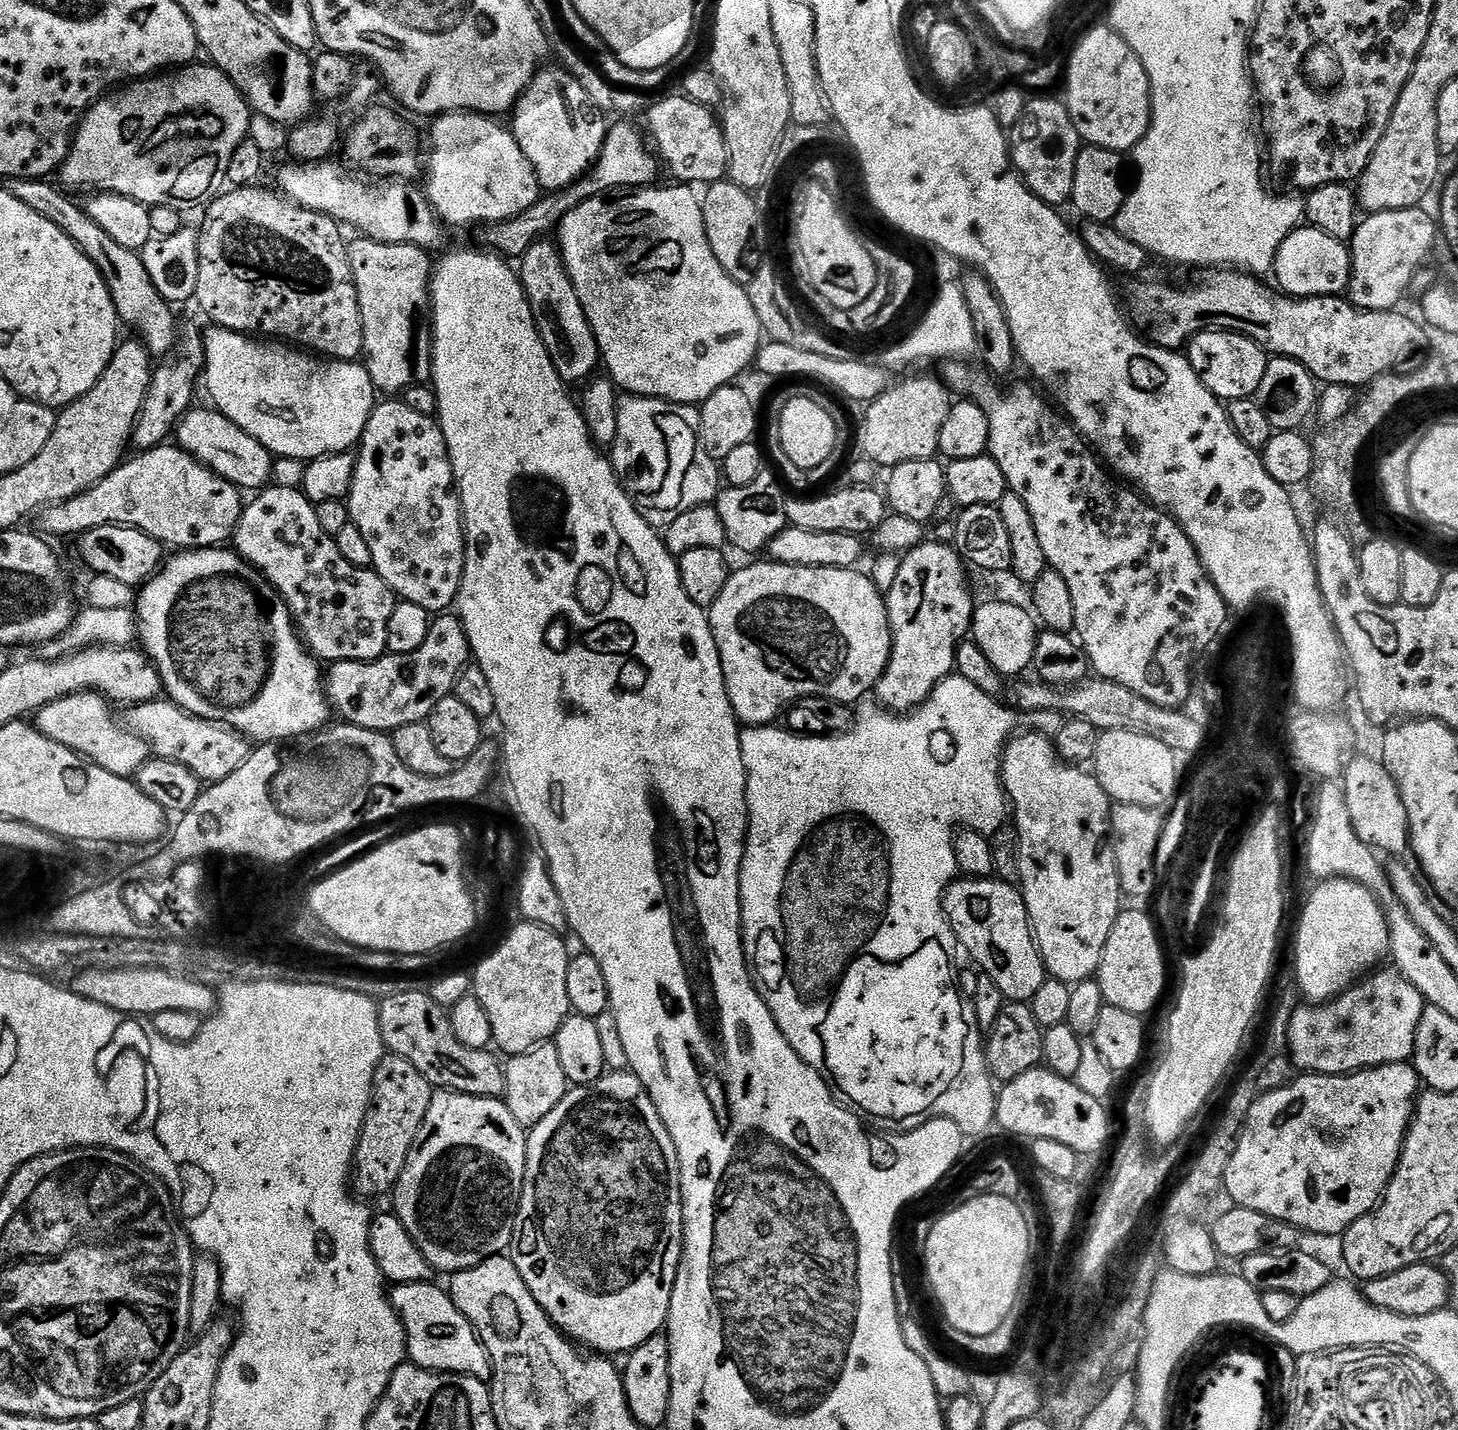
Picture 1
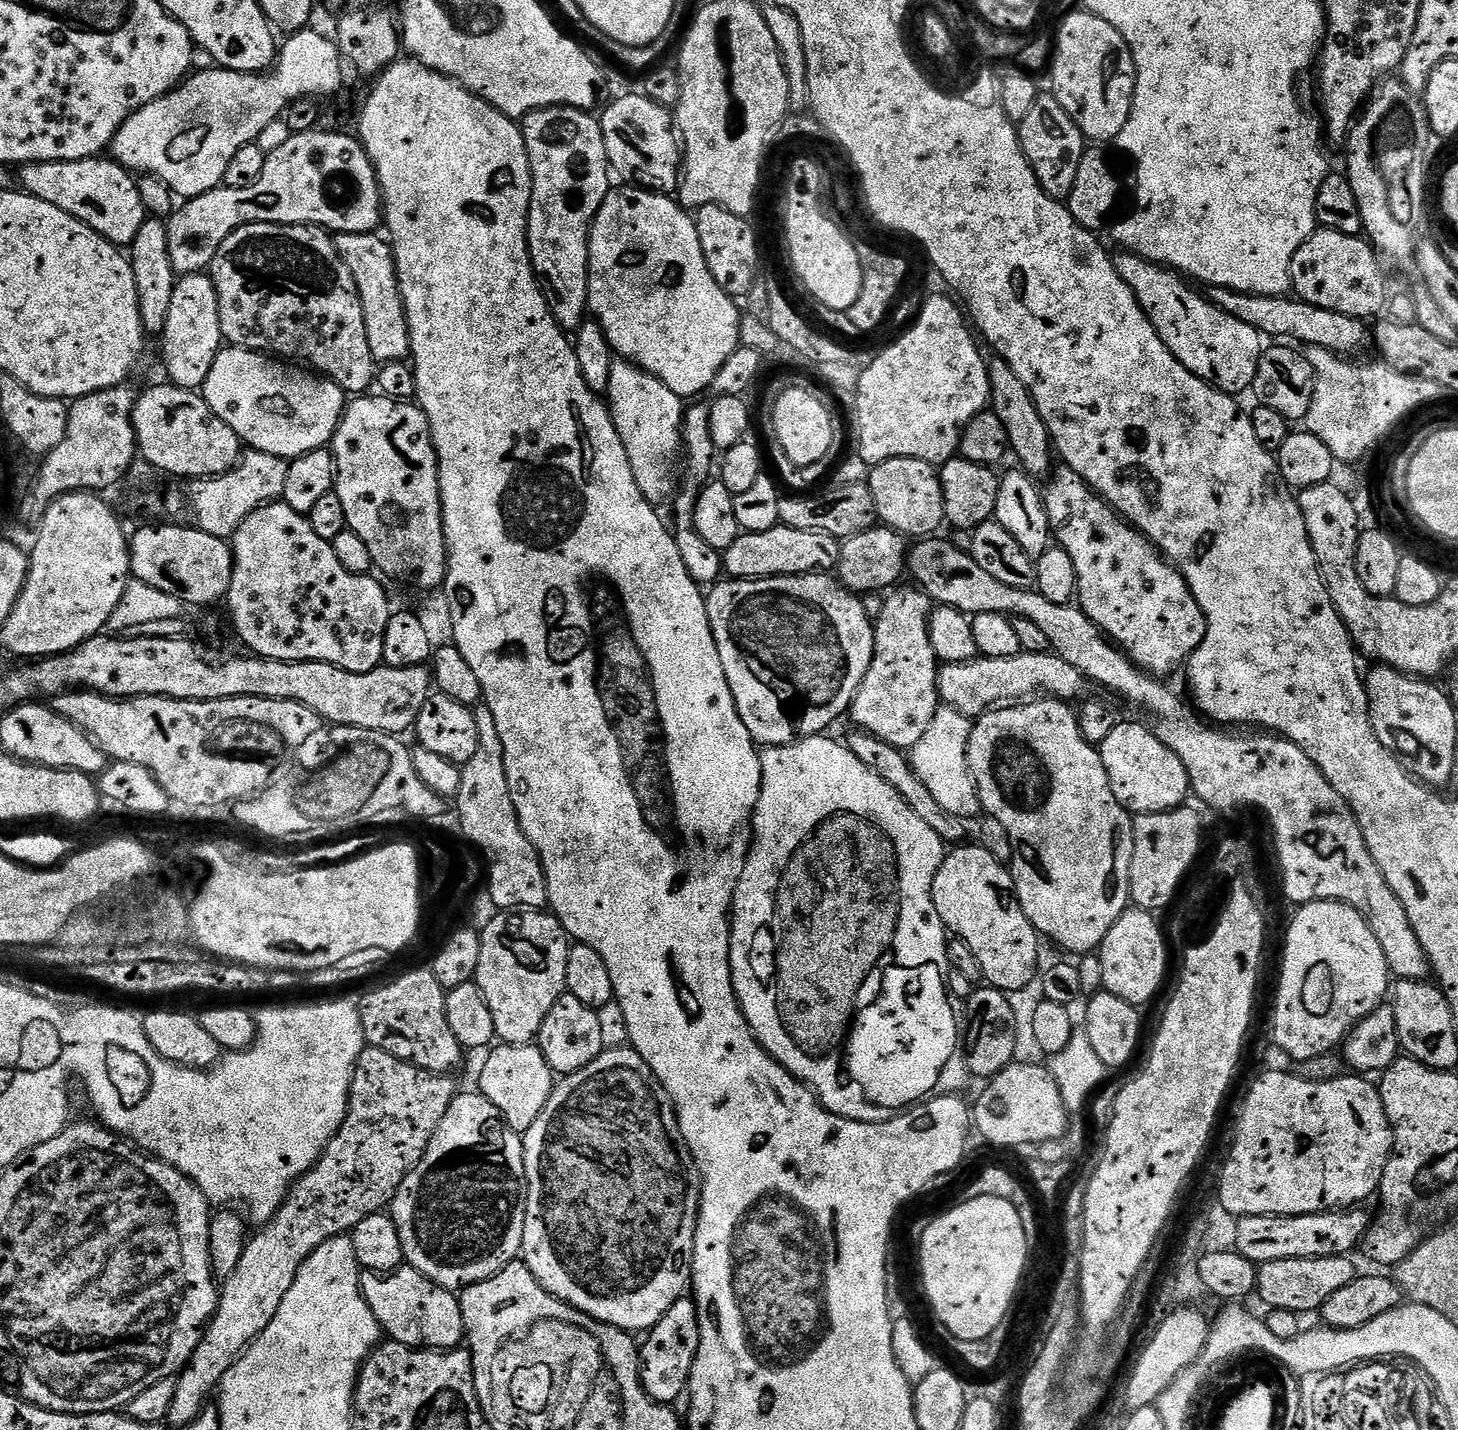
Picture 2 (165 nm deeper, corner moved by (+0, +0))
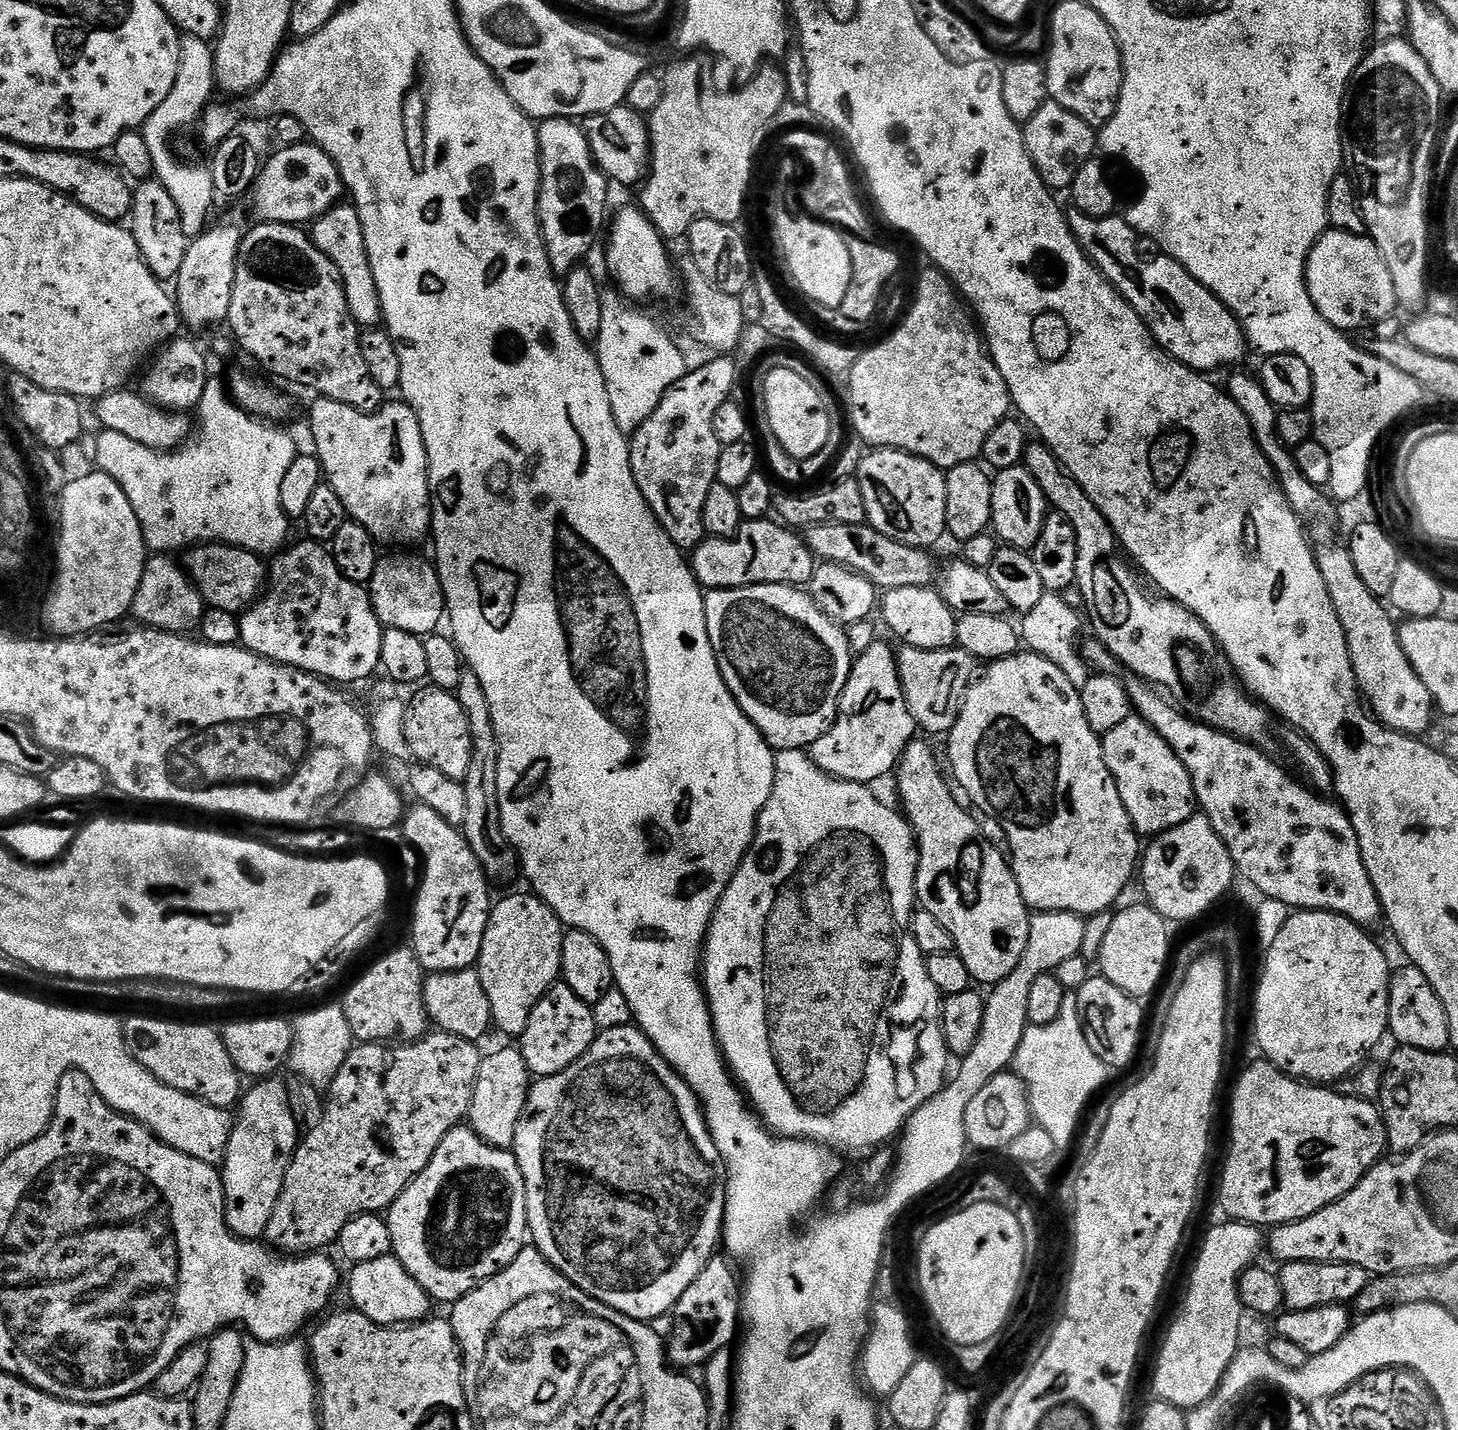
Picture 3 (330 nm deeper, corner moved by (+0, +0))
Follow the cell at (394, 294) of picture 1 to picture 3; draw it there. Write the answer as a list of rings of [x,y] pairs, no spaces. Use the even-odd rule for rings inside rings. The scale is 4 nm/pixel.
[[[348,202],[337,204],[336,207],[314,221],[310,228],[310,235],[313,242],[318,246],[318,250],[322,250],[322,254],[326,254],[326,258],[330,258],[330,262],[334,262],[334,266],[344,283],[350,314],[355,318],[356,323],[364,330],[377,327],[381,323],[384,311],[378,294],[378,282],[374,282],[374,270],[370,270],[370,254],[366,250],[366,234],[362,230],[362,222],[358,218],[356,207]]]

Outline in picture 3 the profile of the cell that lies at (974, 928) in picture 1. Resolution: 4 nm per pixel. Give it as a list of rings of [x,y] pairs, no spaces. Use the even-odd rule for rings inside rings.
[[[920,738],[913,739],[912,743],[908,745],[908,749],[905,750],[904,757],[900,759],[898,775],[895,777],[895,780],[897,786],[900,787],[900,800],[904,803],[904,808],[902,807],[903,815],[906,817],[908,823],[912,825],[912,835],[916,838],[916,847],[918,849],[918,855],[916,857],[916,898],[919,907],[923,911],[934,914],[934,918],[938,918],[938,922],[942,922],[942,926],[946,926],[946,930],[950,930],[954,951],[956,955],[962,958],[962,962],[966,962],[966,970],[972,975],[973,981],[977,985],[988,984],[987,986],[995,986],[998,982],[1002,982],[1009,976],[1014,970],[1014,966],[1018,966],[1018,962],[1022,962],[1022,954],[1026,954],[1026,938],[1030,938],[1030,909],[1024,903],[1022,890],[1018,886],[1015,874],[1012,872],[1011,863],[1009,863],[1005,853],[999,847],[993,846],[985,841],[977,817],[967,807],[964,809],[956,801],[957,793],[954,791],[951,783],[948,785],[944,781],[944,776],[940,773],[940,764],[936,761],[936,756],[932,753],[931,746],[923,744]]]

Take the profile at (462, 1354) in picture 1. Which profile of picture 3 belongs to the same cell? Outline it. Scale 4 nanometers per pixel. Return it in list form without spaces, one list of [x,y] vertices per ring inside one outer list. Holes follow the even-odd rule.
[[[394,1254],[374,1258],[374,1262],[362,1262],[355,1265],[351,1271],[352,1273],[349,1276],[347,1273],[346,1276],[348,1296],[352,1299],[351,1307],[366,1318],[370,1318],[370,1322],[385,1326],[403,1326],[406,1324],[419,1324],[420,1321],[429,1319],[431,1312],[428,1311],[434,1307],[433,1301],[430,1299],[427,1290],[406,1270],[406,1266],[402,1266],[402,1262]]]

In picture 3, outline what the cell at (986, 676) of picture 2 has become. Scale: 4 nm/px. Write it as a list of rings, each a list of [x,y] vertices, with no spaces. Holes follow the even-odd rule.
[[[959,646],[942,650],[922,650],[921,648],[901,647],[898,652],[900,681],[910,706],[910,714],[917,725],[928,732],[947,734],[956,725],[960,711],[964,708],[964,699],[977,679],[978,661],[969,652],[963,652]]]

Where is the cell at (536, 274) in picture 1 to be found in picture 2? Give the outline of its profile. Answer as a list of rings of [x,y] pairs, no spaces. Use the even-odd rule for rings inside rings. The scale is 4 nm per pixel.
[[[540,108],[523,117],[522,131],[532,171],[532,201],[528,207],[528,253],[540,289],[550,306],[550,314],[554,314],[560,328],[572,334],[589,315],[588,235],[610,189],[606,138],[602,134],[599,119],[591,111],[582,108]]]

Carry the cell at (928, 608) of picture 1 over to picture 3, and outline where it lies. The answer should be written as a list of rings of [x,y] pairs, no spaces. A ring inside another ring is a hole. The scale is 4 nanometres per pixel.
[[[877,642],[853,659],[852,673],[840,696],[836,721],[822,738],[818,738],[818,742],[812,744],[810,755],[822,771],[837,780],[872,786],[875,780],[891,777],[897,771],[900,759],[917,732],[918,725],[910,714],[902,690],[894,648],[892,652],[890,645]]]

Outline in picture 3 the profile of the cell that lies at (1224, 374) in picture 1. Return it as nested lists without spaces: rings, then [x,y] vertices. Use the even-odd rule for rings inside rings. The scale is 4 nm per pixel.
[[[1072,210],[1067,213],[1067,217],[1072,236],[1079,242],[1080,249],[1088,255],[1088,261],[1107,278],[1108,283],[1124,297],[1124,301],[1144,319],[1144,324],[1152,331],[1157,344],[1168,355],[1176,359],[1178,363],[1185,364],[1193,372],[1201,374],[1212,374],[1208,372],[1216,372],[1219,368],[1232,370],[1243,365],[1240,363],[1243,362],[1244,355],[1250,352],[1250,345],[1244,337],[1244,329],[1240,327],[1235,314],[1213,292],[1206,290],[1202,282],[1194,279],[1178,261],[1171,260],[1169,256],[1163,254],[1156,254],[1153,260],[1144,261],[1140,257],[1140,248],[1136,245],[1138,233],[1128,225],[1123,215],[1113,214],[1099,220]]]

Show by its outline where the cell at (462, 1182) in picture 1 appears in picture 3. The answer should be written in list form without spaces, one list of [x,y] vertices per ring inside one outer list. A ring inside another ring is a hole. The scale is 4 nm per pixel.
[[[457,1126],[451,1128],[446,1134],[446,1138],[442,1138],[438,1150],[434,1150],[434,1154],[430,1158],[426,1170],[422,1170],[422,1174],[414,1177],[406,1186],[406,1190],[402,1190],[402,1194],[393,1202],[392,1207],[387,1209],[386,1219],[388,1229],[390,1230],[394,1255],[402,1262],[402,1266],[406,1266],[406,1270],[414,1279],[427,1290],[429,1297],[436,1302],[441,1300],[445,1306],[461,1300],[470,1290],[474,1290],[479,1284],[483,1284],[485,1280],[489,1280],[491,1276],[497,1276],[507,1264],[514,1262],[514,1258],[518,1258],[518,1254],[526,1247],[526,1241],[529,1239],[526,1186],[522,1178],[522,1170],[516,1161],[515,1151],[490,1146],[480,1135],[472,1131],[471,1127]]]

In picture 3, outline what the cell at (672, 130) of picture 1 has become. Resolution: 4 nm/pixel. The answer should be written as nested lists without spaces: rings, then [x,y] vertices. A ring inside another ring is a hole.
[[[627,106],[612,108],[606,114],[587,117],[582,127],[592,158],[608,179],[617,179],[626,185],[636,186],[636,183],[639,185],[647,177],[650,171],[652,139],[648,136],[648,121],[640,113]]]

